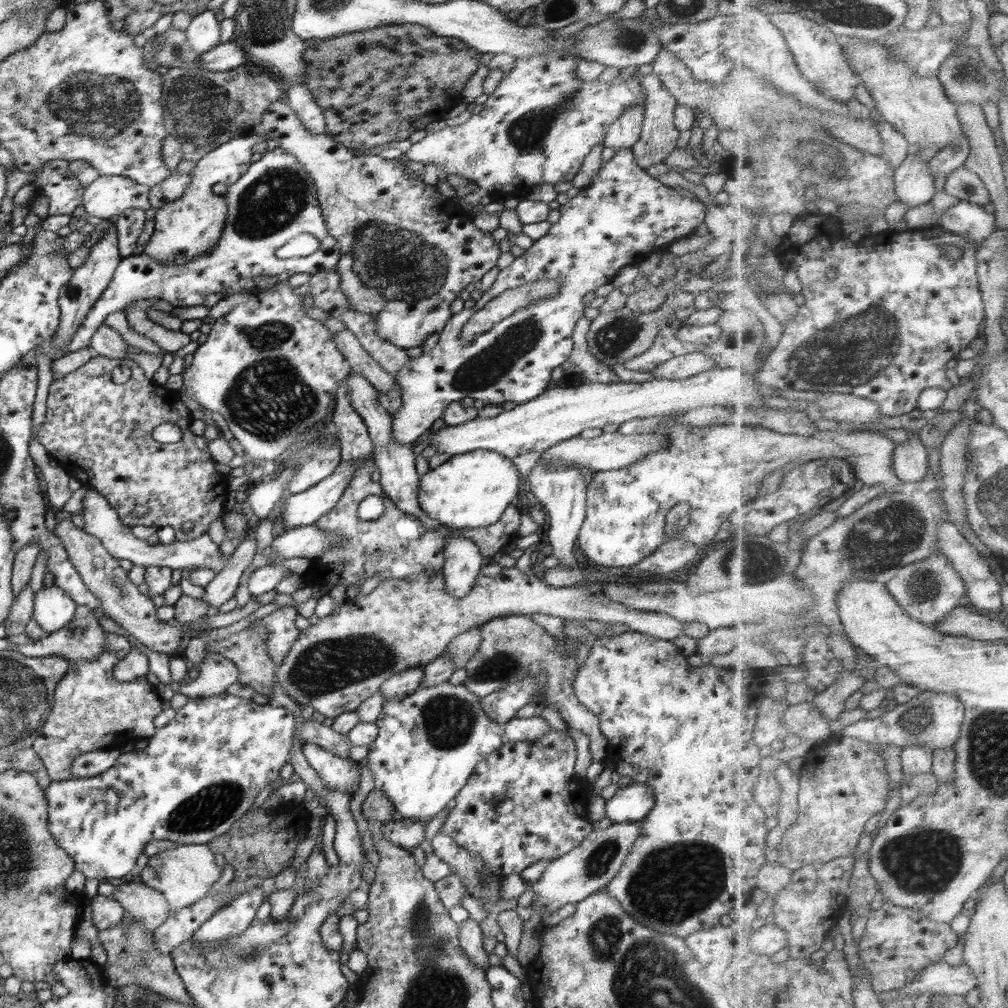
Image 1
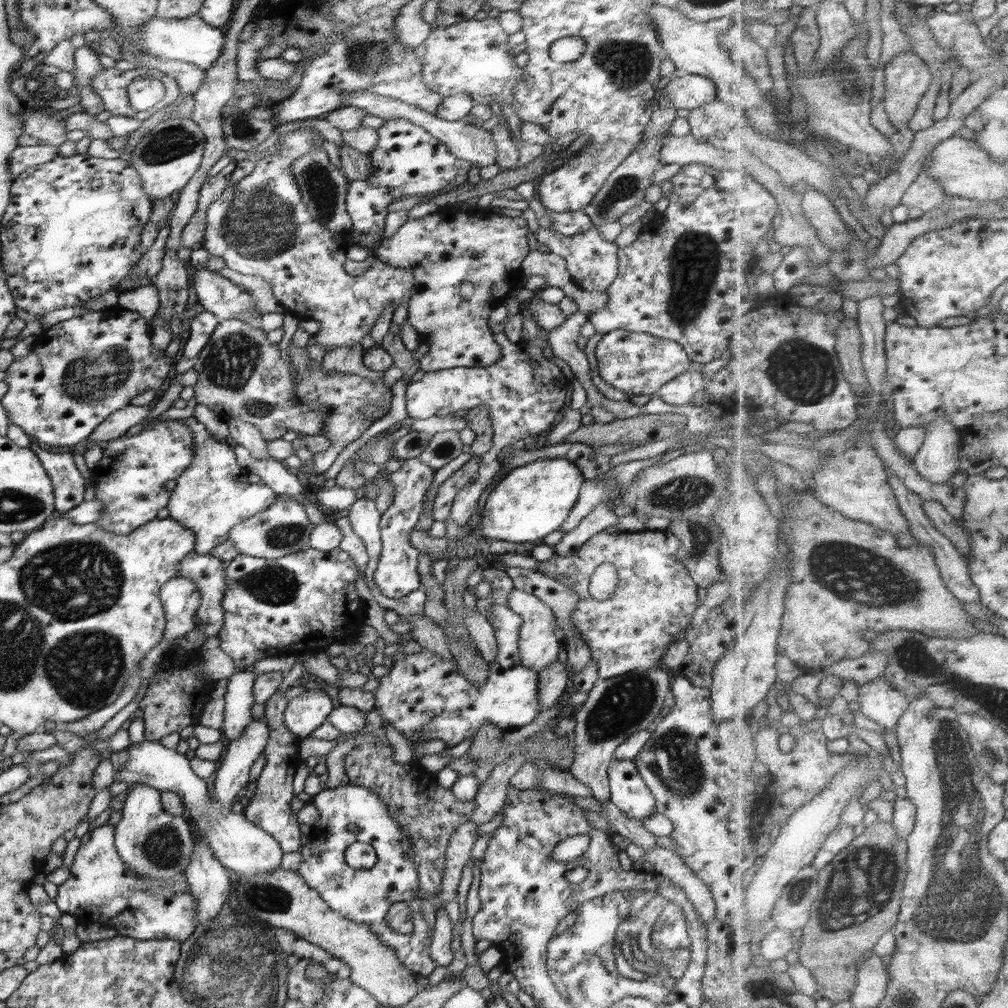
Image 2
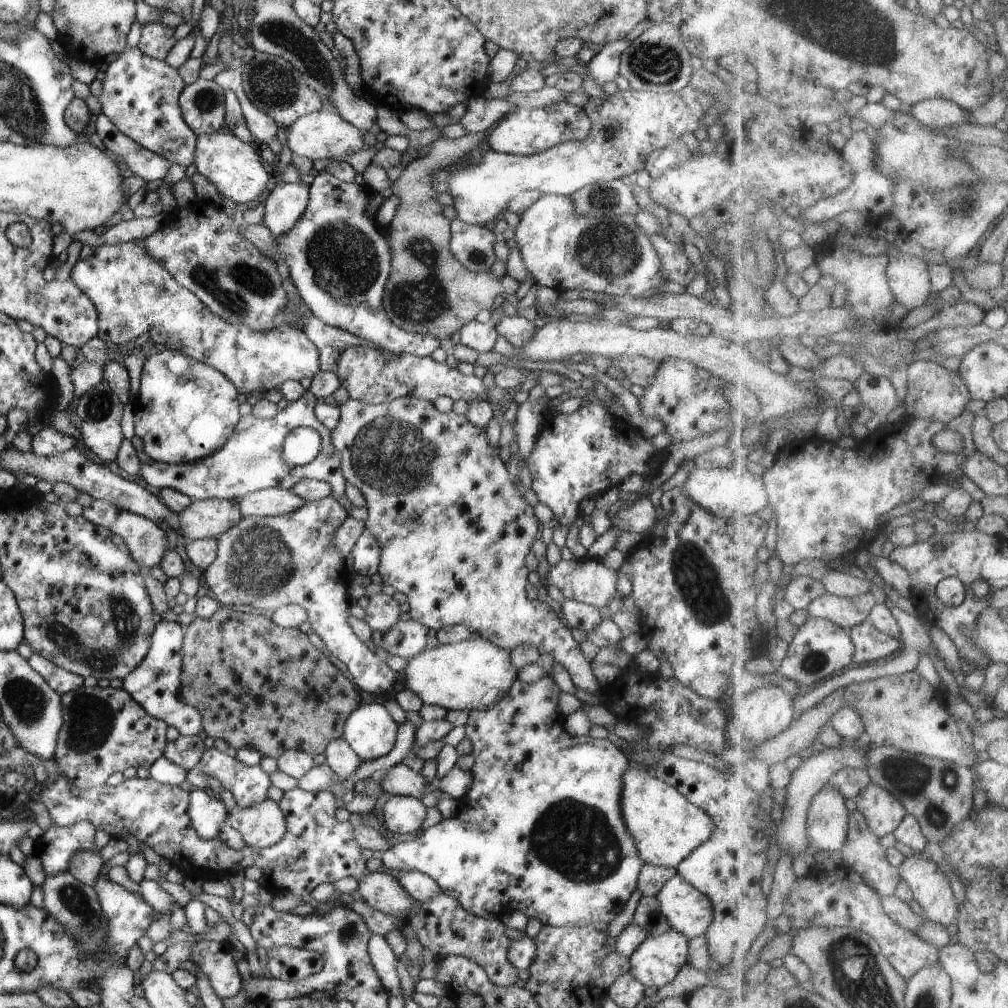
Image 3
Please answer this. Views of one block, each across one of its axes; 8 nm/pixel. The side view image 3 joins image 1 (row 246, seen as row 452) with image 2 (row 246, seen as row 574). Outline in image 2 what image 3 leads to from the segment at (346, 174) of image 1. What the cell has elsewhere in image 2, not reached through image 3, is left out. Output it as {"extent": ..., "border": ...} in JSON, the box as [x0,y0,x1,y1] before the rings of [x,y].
{"extent":[375,206,531,372],"border":[[[447,206],[435,213],[430,213],[428,216],[418,218],[418,220],[409,219],[404,222],[404,225],[392,236],[390,239],[384,239],[380,242],[378,250],[376,250],[375,258],[378,258],[384,264],[396,268],[406,269],[414,273],[413,288],[414,294],[409,298],[407,308],[407,320],[417,332],[422,340],[425,340],[428,347],[430,347],[426,358],[422,358],[420,361],[420,369],[425,372],[434,372],[438,369],[449,369],[456,367],[477,367],[488,366],[500,358],[502,348],[498,345],[496,336],[493,334],[488,325],[488,317],[490,312],[494,310],[499,304],[506,300],[506,296],[514,291],[525,278],[522,273],[522,262],[526,259],[526,256],[531,252],[528,246],[528,226],[523,216],[516,216],[516,218],[508,218],[508,216],[502,216],[498,213],[490,211],[462,211],[460,209]]]}

